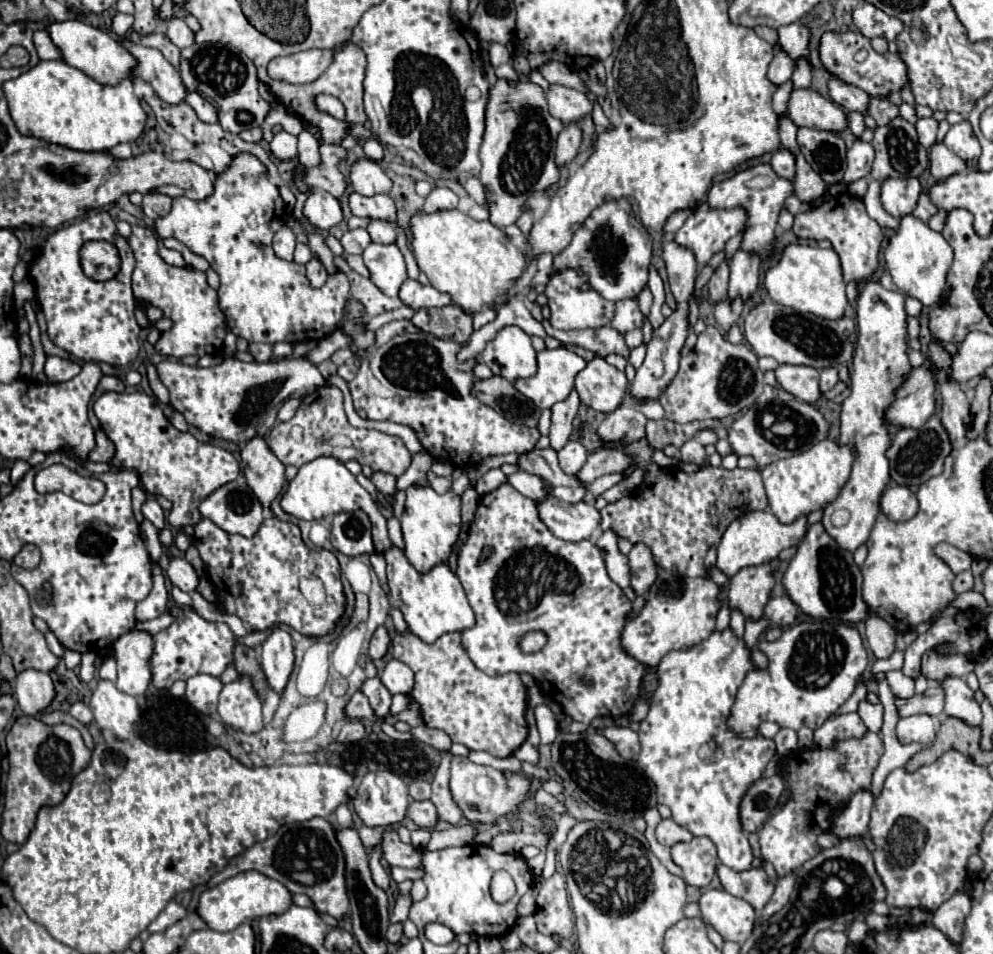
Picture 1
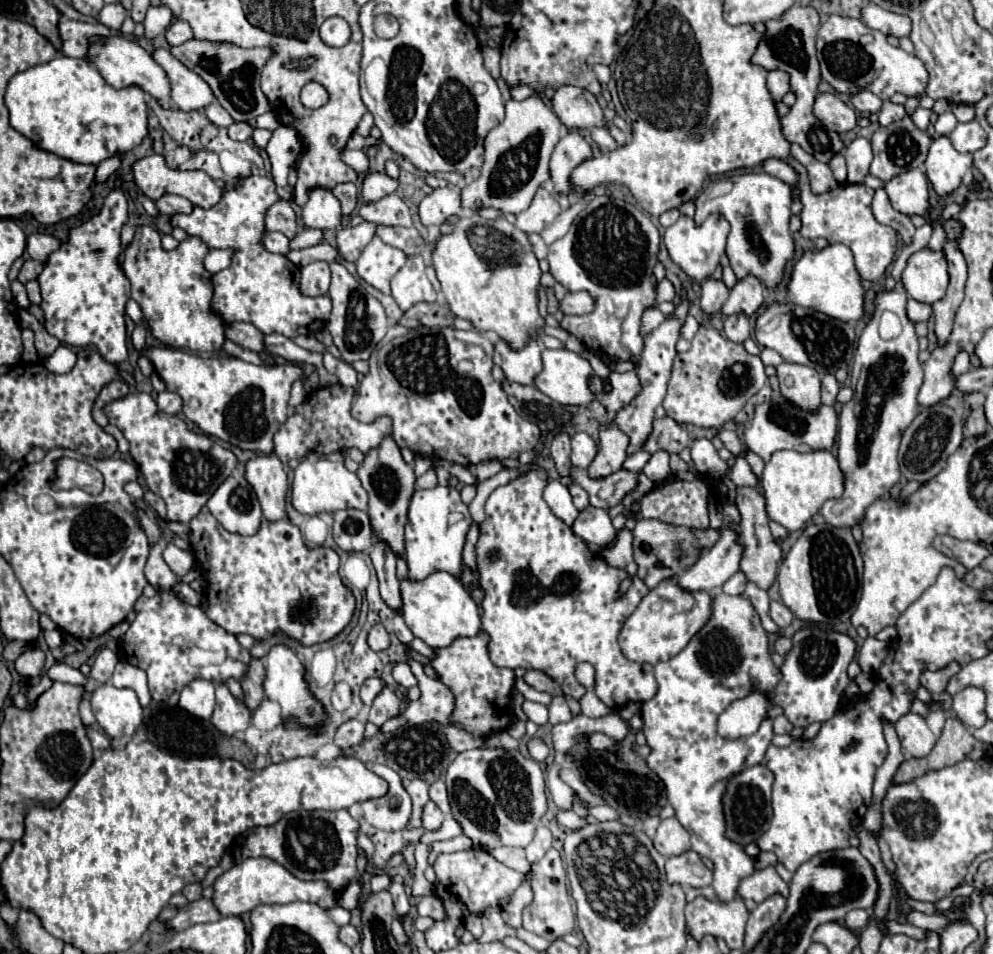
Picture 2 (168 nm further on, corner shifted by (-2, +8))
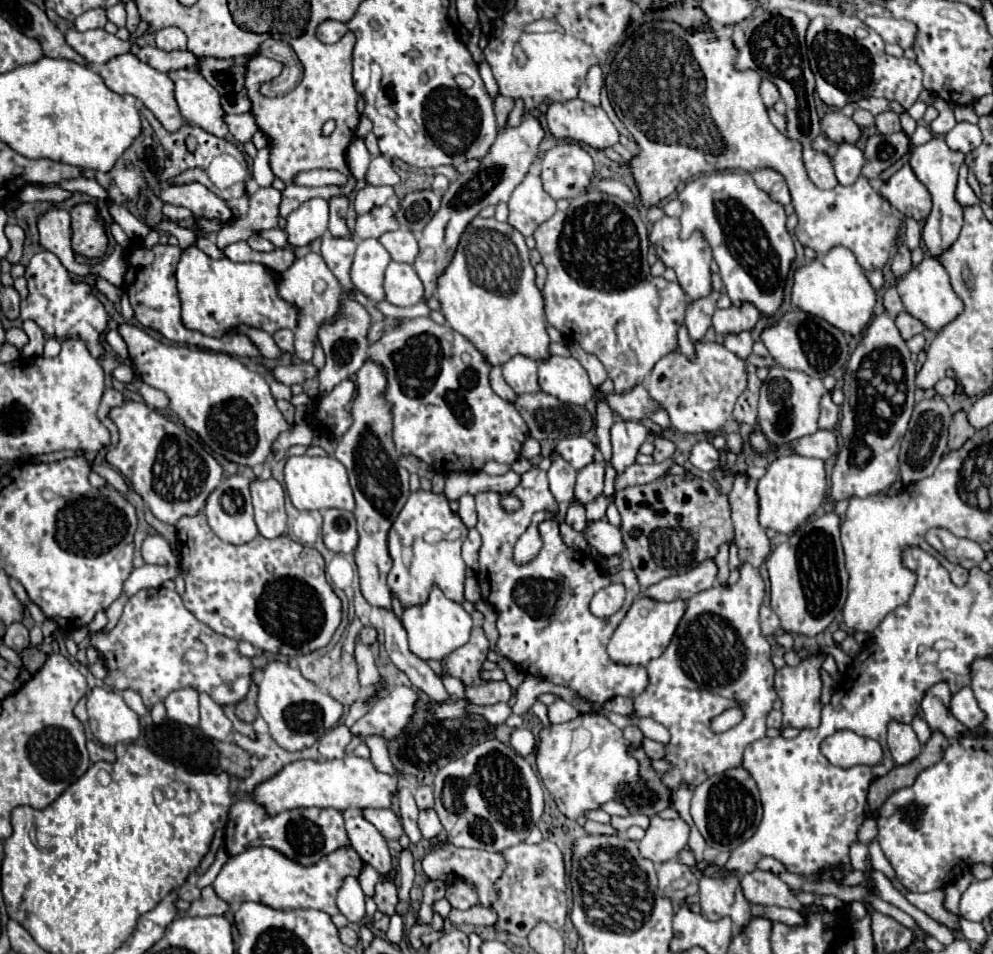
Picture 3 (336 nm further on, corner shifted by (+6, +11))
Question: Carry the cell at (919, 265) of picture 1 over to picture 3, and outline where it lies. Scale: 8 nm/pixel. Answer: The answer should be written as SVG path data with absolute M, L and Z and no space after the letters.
M926 257L926 259L922 259L922 263L918 267L900 275L896 281L896 289L902 297L906 311L910 315L918 317L932 331L940 331L944 325L948 325L952 319L956 319L962 313L962 301L954 293L948 273L936 257Z

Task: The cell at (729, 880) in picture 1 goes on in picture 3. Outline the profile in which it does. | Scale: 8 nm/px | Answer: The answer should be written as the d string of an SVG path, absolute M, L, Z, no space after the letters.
M754 869L752 873L746 873L740 879L740 885L750 905L778 905L778 907L790 907L810 915L808 907L798 903L790 887L770 871Z

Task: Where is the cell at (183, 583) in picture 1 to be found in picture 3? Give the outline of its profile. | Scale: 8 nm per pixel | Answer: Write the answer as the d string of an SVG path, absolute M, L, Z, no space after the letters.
M148 535L142 543L142 557L152 565L170 565L178 567L178 555L170 549L168 541L162 535Z

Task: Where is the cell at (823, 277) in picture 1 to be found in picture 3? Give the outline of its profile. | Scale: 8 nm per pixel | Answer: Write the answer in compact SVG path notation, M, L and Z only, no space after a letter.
M838 245L794 271L792 303L810 315L826 319L844 333L858 335L872 317L876 293L868 283L864 269L858 265L854 253Z

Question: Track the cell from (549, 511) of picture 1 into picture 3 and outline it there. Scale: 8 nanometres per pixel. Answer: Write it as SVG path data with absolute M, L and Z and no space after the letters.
M598 519L598 521L588 521L586 529L582 531L584 539L596 547L596 551L600 555L620 555L624 549L622 543L622 533L618 527L610 525L606 519Z

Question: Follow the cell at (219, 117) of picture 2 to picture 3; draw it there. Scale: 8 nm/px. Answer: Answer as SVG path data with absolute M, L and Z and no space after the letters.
M244 113L244 115L224 115L224 121L226 121L230 133L232 133L240 143L250 141L252 135L258 131L256 121L252 119L252 113Z

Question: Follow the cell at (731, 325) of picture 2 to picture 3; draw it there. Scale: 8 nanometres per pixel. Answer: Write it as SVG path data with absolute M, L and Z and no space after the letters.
M748 331L724 335L724 347L730 349L732 353L736 353L738 357L746 359L752 353L752 337L750 337Z

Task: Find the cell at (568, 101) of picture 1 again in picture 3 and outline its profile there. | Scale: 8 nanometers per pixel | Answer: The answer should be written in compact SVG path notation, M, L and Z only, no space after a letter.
M582 99L552 103L546 113L548 129L558 139L572 139L598 149L618 141L618 131L602 107L594 107Z

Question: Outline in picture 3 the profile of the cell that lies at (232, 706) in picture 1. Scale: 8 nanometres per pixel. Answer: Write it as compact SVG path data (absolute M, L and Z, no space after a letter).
M200 693L200 729L208 737L212 737L212 723L232 723L232 721L224 715L222 707L210 695Z

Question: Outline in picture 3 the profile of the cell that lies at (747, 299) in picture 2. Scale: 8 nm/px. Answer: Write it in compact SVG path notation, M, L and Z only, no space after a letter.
M744 301L742 305L730 305L728 309L716 309L712 317L712 325L716 333L720 335L740 333L740 331L750 331L756 325L758 317L760 317L758 309L752 303Z

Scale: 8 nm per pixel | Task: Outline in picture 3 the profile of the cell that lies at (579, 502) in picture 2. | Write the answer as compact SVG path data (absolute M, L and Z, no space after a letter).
M572 499L570 505L568 505L566 523L572 525L576 531L584 529L584 525L586 525L586 511L584 511L584 505L578 499Z

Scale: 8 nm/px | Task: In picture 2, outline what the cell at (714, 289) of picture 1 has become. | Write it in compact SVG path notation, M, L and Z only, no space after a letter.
M722 280L704 282L702 284L702 296L700 296L700 308L704 314L714 316L720 312L726 298L728 298L728 288L724 286Z

